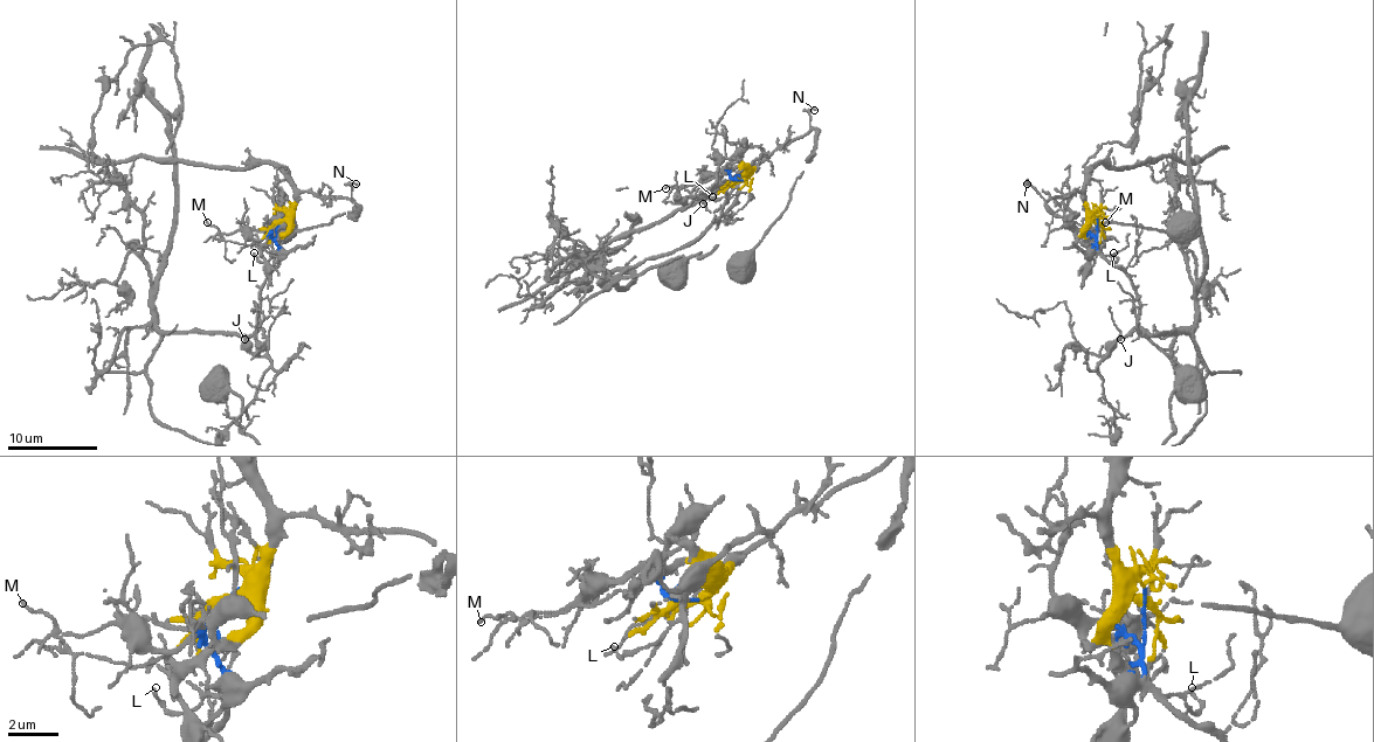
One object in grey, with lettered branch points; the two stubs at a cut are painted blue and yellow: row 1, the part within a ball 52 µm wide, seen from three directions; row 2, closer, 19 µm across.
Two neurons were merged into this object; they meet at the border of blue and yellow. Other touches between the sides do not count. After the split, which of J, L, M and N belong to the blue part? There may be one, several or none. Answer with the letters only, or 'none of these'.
J, L, M

